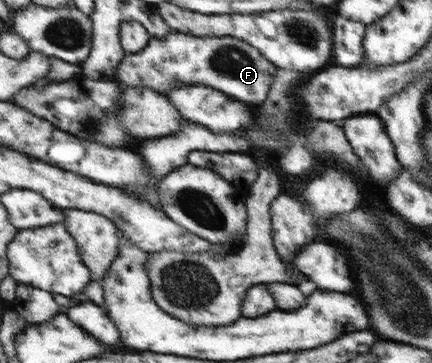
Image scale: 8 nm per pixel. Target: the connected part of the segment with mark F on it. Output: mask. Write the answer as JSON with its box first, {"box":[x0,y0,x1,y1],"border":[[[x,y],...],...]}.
{"box":[120,31,280,102],"border":[[[179,31],[165,38],[152,37],[147,48],[130,53],[120,66],[121,83],[136,87],[149,87],[165,93],[179,85],[205,85],[235,96],[241,102],[269,100],[280,67],[256,46],[242,38],[198,37]]]}

